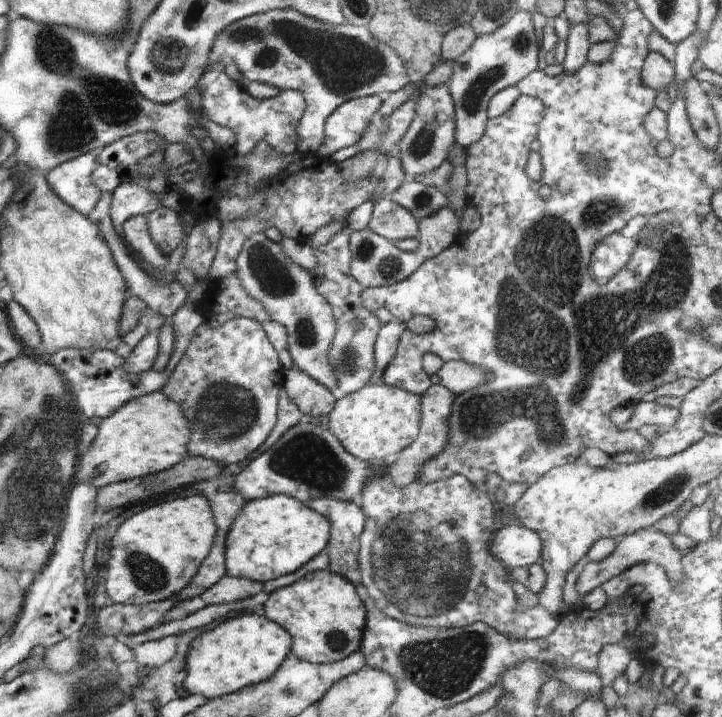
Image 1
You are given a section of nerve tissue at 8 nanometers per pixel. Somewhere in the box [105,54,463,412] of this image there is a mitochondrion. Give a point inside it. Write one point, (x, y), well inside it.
(273, 277)

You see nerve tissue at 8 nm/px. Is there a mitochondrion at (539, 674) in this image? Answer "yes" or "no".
no

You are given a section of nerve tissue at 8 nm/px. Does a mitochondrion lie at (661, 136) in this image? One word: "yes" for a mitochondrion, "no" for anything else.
no

